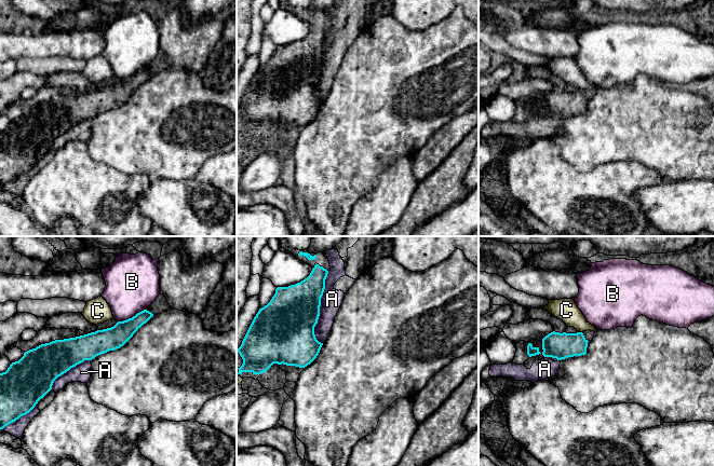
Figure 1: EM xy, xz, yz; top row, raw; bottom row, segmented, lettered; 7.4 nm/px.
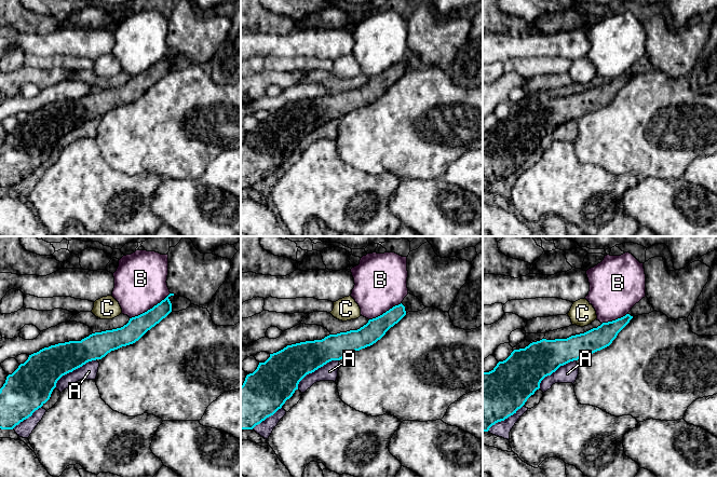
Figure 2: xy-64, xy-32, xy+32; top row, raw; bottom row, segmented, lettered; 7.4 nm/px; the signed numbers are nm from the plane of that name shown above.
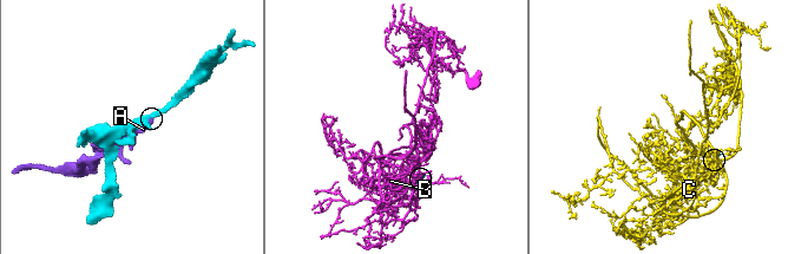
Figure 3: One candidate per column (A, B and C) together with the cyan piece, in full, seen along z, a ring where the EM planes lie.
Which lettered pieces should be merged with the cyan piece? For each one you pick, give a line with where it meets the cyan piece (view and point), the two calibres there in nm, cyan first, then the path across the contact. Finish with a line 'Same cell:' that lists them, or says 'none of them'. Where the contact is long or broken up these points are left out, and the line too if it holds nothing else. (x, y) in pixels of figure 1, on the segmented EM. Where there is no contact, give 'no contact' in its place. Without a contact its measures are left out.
Same cell: none of them

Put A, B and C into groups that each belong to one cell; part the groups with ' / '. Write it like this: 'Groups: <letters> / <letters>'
Groups: A / B / C

